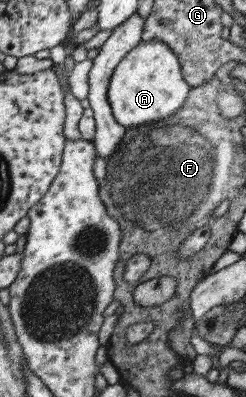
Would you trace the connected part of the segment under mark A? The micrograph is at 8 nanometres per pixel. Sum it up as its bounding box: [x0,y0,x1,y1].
[108,40,192,127]

